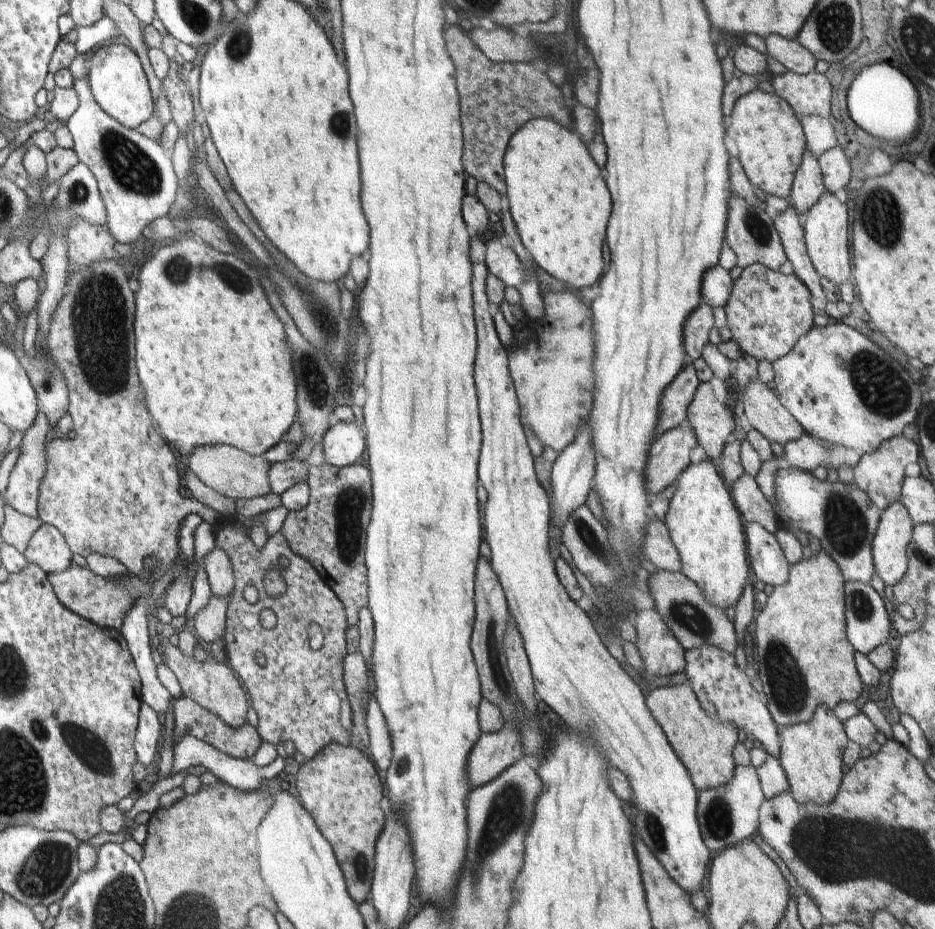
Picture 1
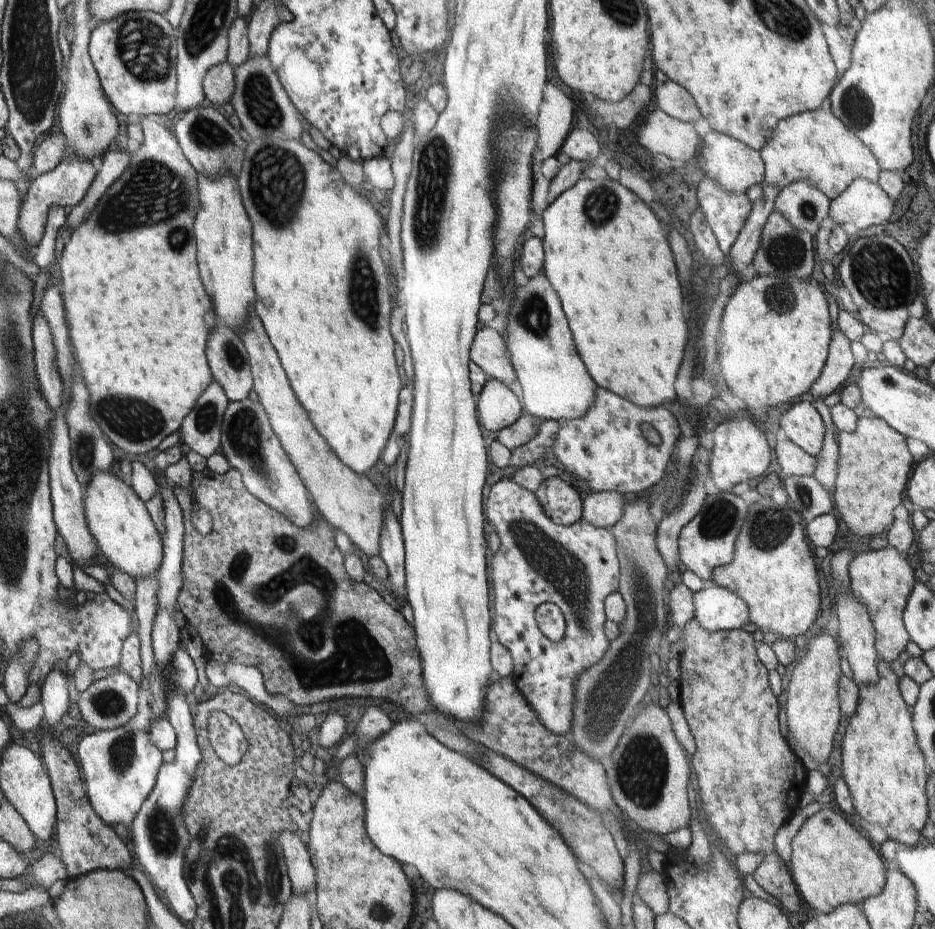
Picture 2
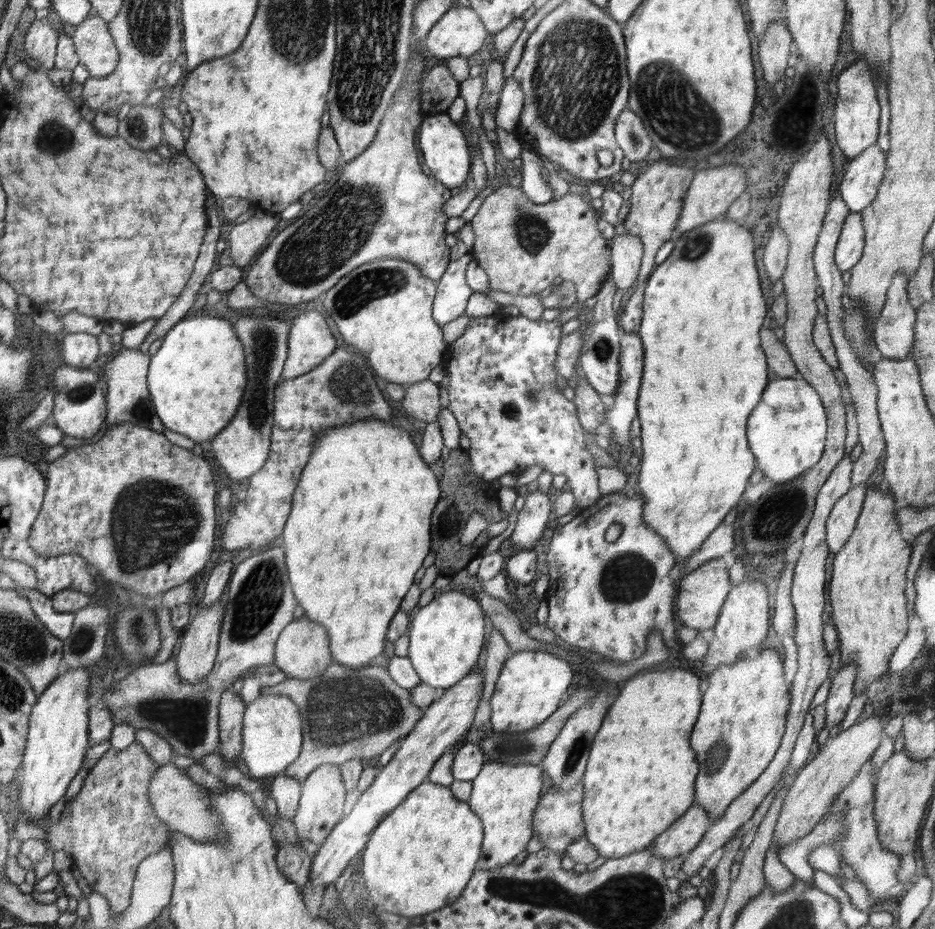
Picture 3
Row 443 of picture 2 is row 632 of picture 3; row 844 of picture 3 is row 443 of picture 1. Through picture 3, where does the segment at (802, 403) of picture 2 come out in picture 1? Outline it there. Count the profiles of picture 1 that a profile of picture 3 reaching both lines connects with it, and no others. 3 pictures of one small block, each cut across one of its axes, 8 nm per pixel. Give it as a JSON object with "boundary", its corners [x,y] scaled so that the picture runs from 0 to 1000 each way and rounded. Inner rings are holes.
{"boundary":[[[748,413],[735,439],[733,459],[739,461],[745,480],[752,482],[758,495],[771,491],[773,480],[784,474],[786,446],[775,435],[767,433],[760,413]]]}

